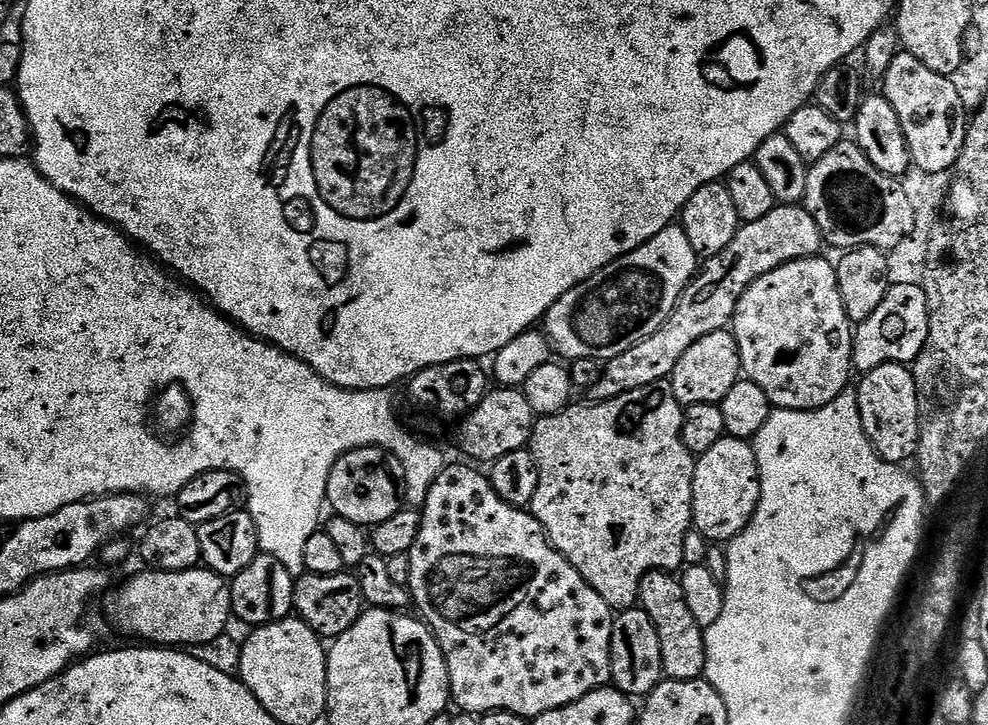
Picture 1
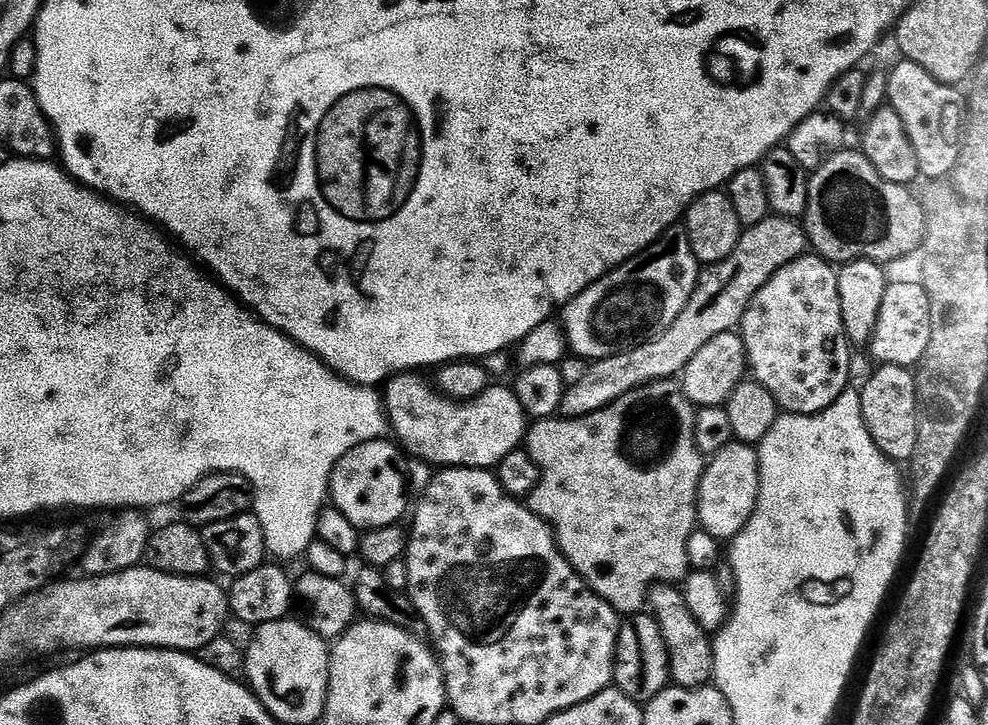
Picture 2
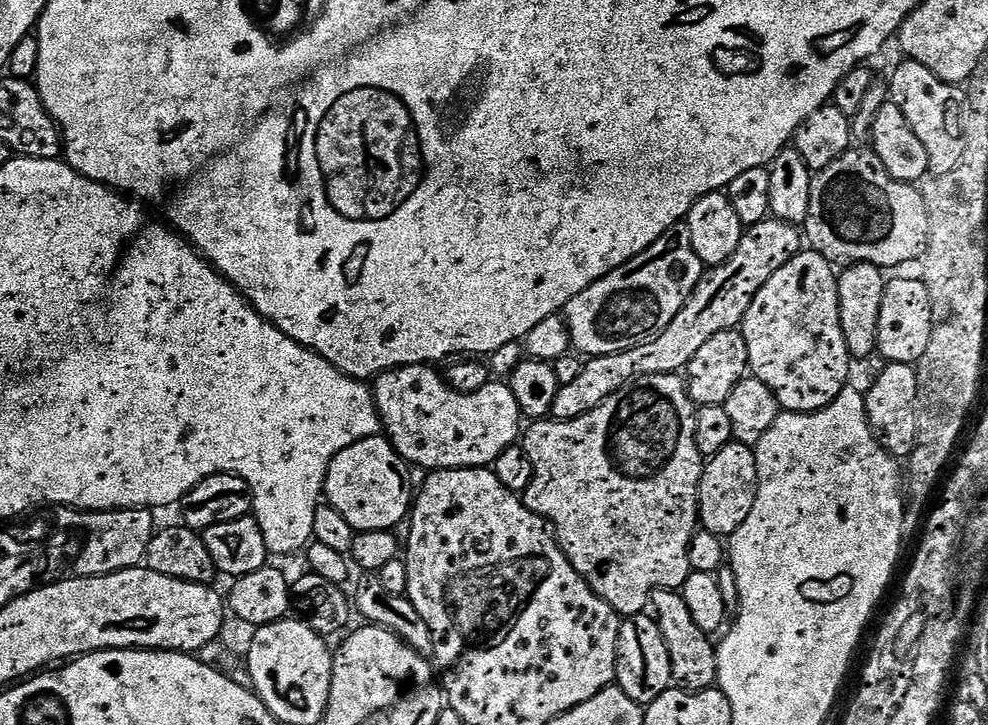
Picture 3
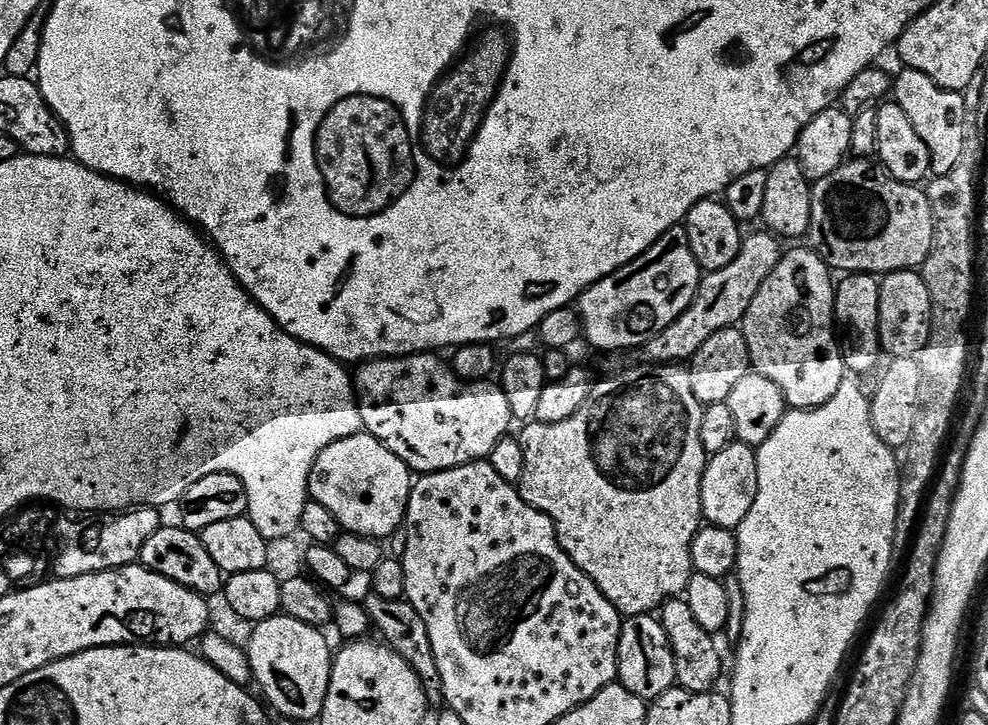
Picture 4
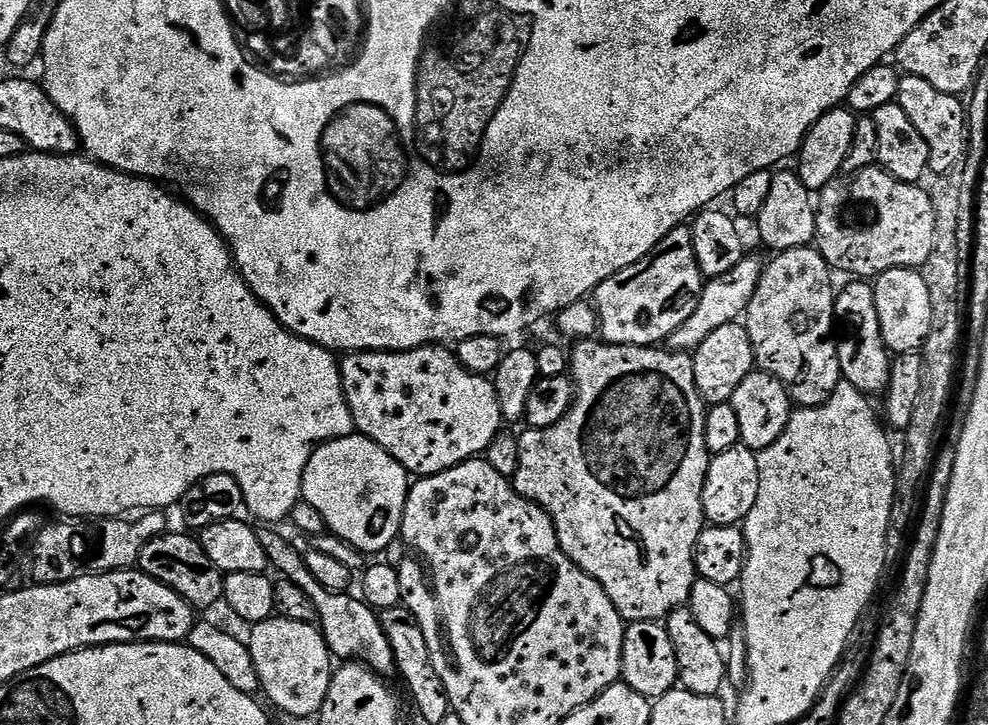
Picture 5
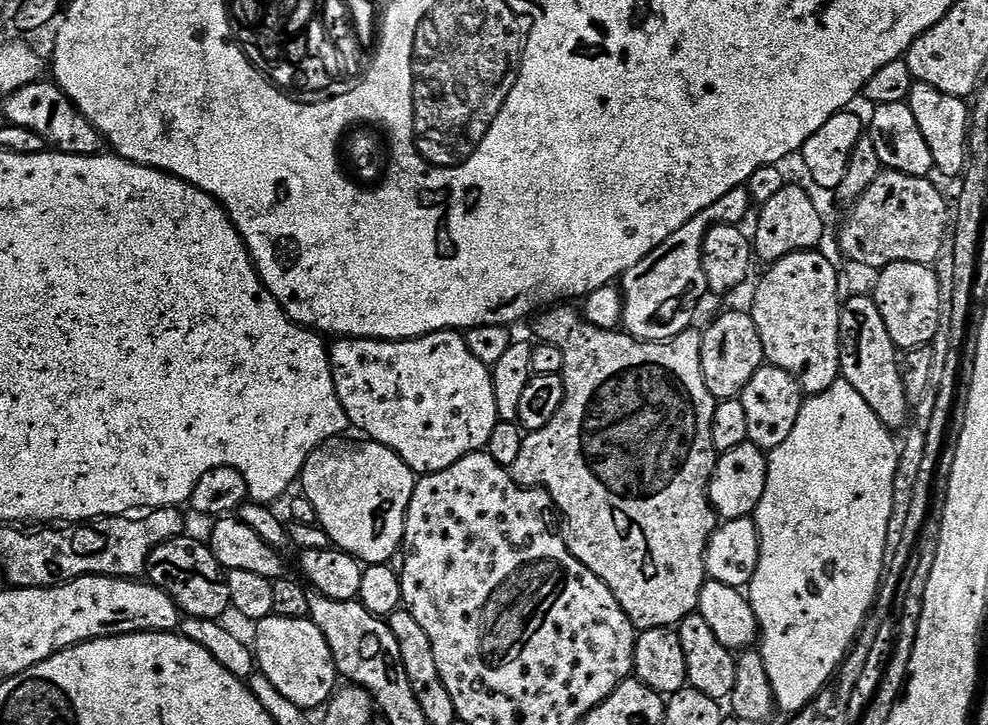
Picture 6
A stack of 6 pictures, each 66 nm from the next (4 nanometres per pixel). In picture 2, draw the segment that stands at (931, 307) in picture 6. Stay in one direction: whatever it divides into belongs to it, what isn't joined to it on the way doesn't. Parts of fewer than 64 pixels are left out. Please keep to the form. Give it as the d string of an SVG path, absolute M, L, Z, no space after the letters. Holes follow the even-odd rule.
M915 279L889 283L867 350L872 351L877 365L893 364L911 369L926 354L926 346L930 346L930 298L926 290Z

